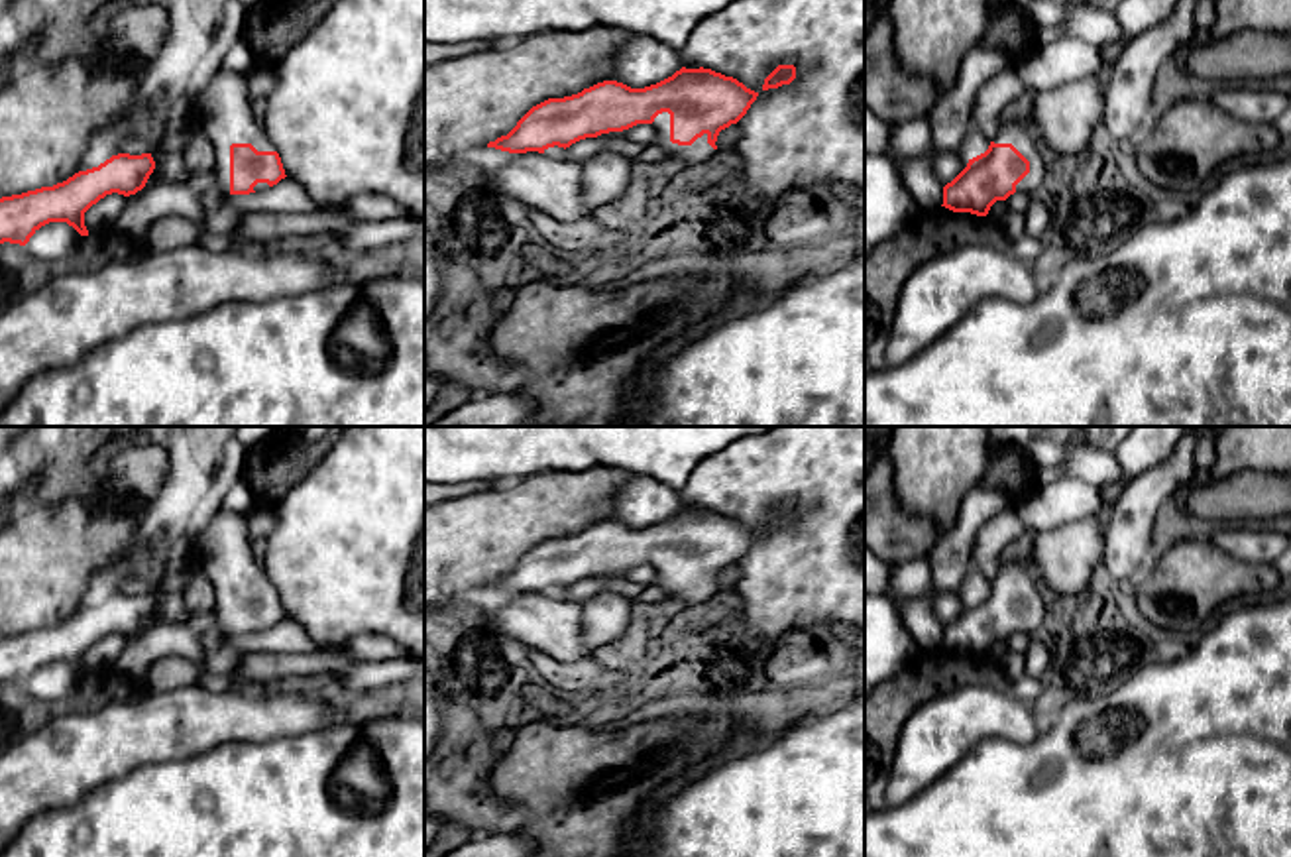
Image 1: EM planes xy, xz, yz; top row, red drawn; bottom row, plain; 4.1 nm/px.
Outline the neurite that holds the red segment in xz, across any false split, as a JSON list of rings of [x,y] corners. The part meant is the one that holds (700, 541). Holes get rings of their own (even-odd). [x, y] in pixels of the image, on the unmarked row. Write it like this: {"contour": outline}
{"contour": [[[682,507],[645,529],[603,521],[533,546],[507,576],[487,588],[544,594],[554,586],[566,590],[586,578],[652,564],[656,584],[670,598],[698,605],[715,596],[719,572],[737,564],[757,537],[737,519],[703,507]]]}

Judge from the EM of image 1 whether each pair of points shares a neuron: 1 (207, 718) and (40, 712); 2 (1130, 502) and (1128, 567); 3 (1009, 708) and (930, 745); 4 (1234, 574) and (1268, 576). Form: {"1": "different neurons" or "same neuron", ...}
{"1": "different neurons", "2": "same neuron", "3": "same neuron", "4": "same neuron"}

